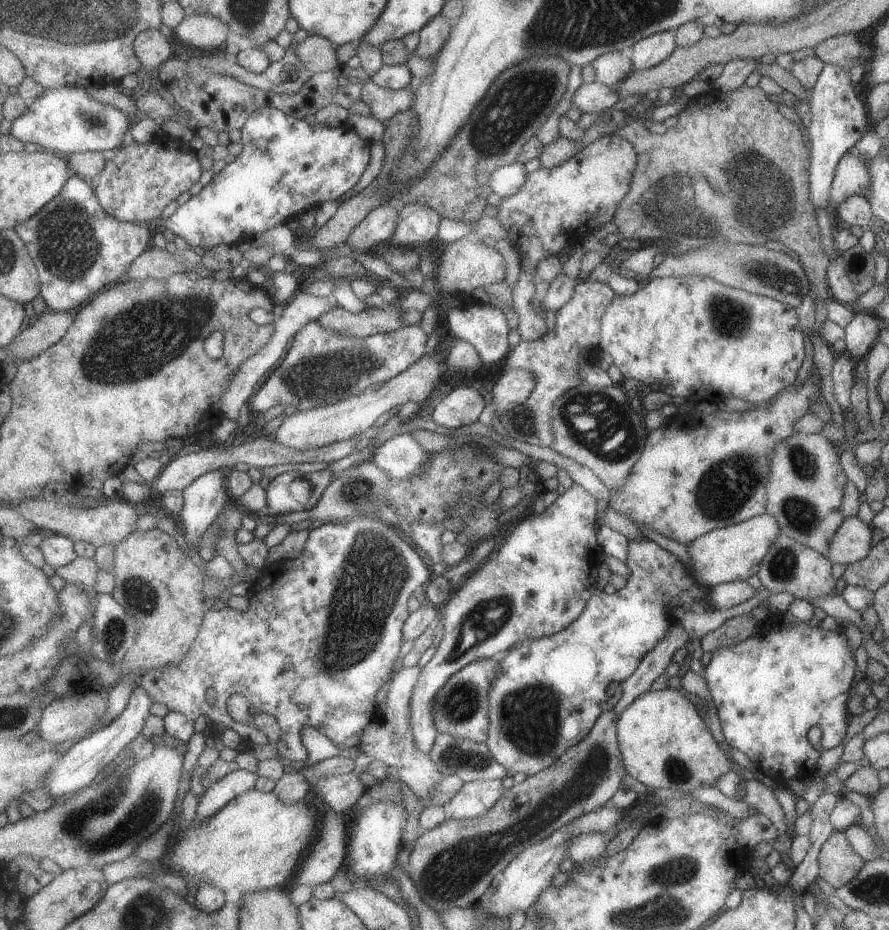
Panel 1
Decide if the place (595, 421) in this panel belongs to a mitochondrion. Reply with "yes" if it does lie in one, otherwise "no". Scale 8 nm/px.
yes

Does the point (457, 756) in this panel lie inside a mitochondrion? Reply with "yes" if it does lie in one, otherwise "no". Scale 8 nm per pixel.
yes

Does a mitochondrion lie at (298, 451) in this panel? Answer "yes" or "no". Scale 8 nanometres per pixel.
no

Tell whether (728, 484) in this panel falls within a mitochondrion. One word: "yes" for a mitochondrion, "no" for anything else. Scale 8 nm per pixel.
yes

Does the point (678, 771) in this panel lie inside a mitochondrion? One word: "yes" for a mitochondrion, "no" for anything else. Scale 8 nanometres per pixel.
yes

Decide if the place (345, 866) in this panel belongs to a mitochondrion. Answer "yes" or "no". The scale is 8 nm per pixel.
no

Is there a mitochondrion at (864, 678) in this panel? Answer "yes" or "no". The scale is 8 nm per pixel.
no

